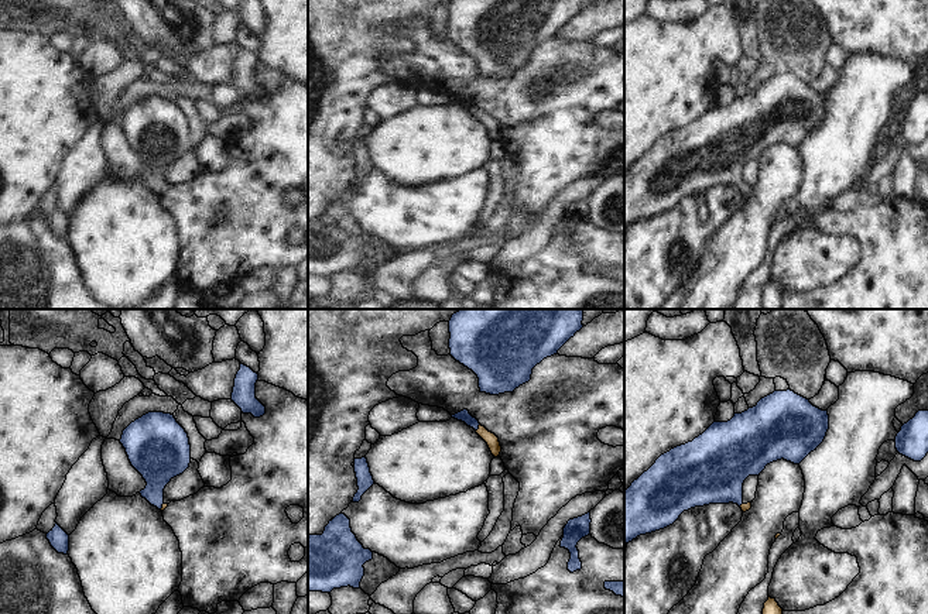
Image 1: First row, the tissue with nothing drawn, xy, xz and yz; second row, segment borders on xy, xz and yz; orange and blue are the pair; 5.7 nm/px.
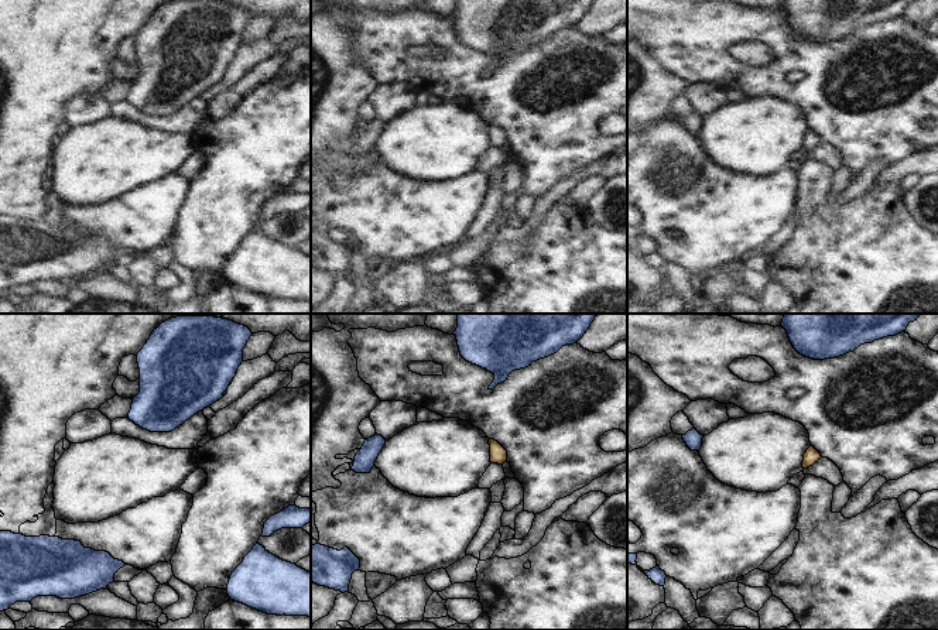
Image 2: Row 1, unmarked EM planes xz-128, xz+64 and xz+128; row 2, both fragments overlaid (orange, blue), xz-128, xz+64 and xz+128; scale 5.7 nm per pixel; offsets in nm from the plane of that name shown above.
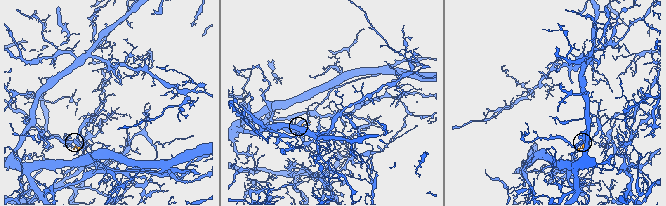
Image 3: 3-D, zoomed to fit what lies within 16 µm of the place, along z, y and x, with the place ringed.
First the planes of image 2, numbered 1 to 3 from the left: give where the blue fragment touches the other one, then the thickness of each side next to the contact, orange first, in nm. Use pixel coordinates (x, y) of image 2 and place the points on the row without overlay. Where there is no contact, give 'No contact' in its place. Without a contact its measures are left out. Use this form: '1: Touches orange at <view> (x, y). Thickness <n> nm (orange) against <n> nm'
1: No contact
2: No contact
3: No contact

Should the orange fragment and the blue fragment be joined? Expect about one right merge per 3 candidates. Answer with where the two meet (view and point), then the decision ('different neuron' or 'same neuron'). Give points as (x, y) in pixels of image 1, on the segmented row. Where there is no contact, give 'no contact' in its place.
xz (479, 428) | same neuron

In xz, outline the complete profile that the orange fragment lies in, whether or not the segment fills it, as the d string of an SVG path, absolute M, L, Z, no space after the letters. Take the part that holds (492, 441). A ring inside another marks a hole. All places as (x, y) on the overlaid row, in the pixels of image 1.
M463 409L452 415L452 418L462 421L468 426L473 428L476 433L487 443L492 455L494 457L500 456L501 446L500 446L499 438L494 433L489 432L484 426L482 426L479 421L469 414L468 409Z

